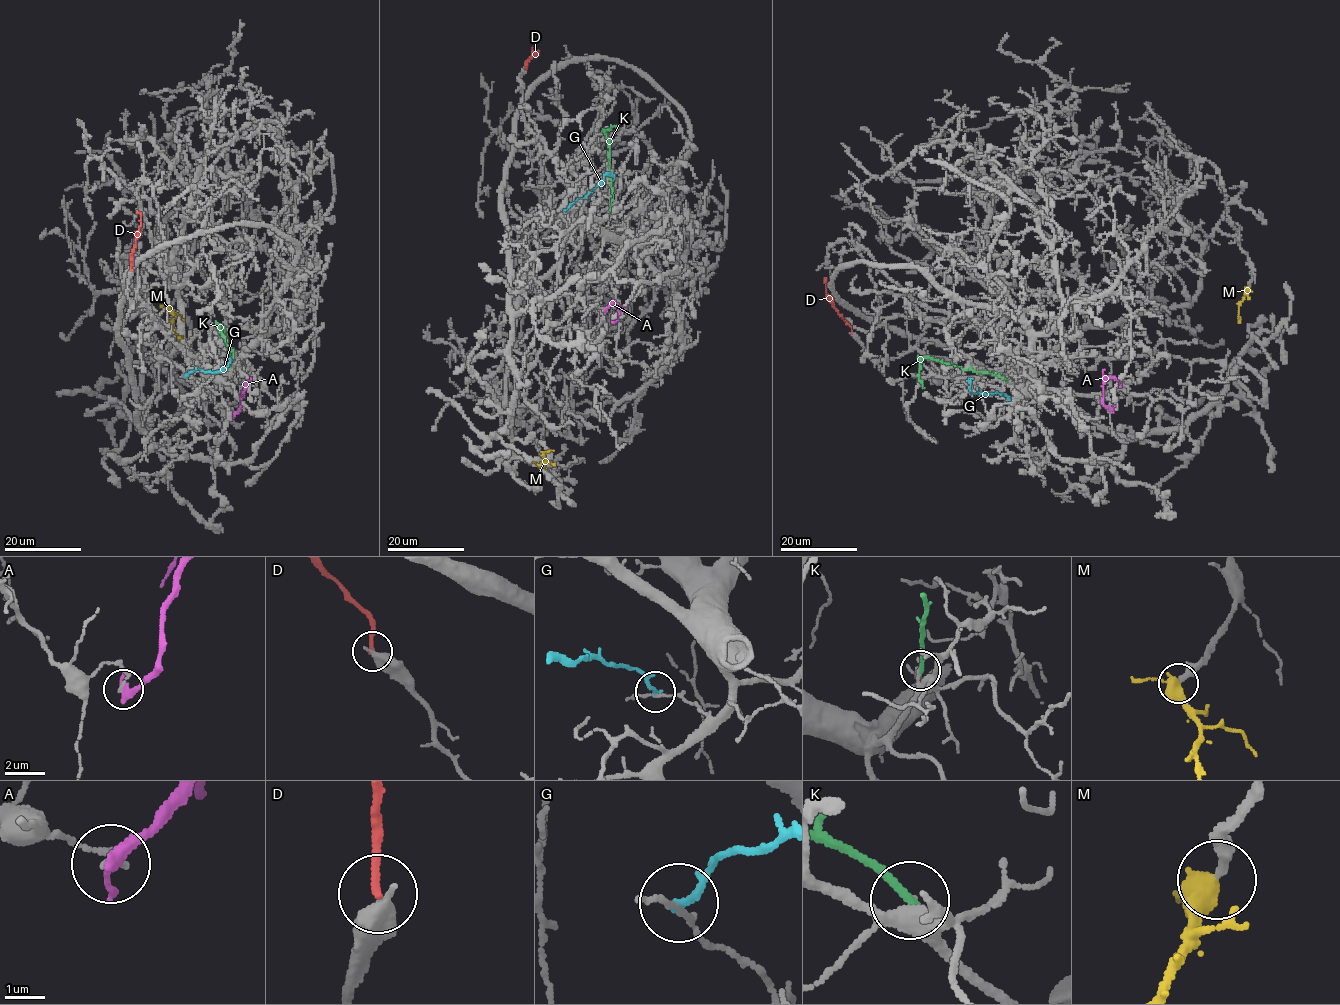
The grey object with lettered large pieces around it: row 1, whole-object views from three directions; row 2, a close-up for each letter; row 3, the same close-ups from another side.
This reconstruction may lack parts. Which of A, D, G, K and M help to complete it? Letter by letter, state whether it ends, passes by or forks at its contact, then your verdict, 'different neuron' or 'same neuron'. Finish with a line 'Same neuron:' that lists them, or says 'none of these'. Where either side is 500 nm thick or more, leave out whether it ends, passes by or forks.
A: it passes by | different neuron
D: different neuron
G: it ends | different neuron
K: it ends | different neuron
M: it passes by | same neuron
Same neuron: M

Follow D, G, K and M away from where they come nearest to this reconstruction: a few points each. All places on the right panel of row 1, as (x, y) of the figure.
D: (852, 334), (852, 327), (826, 293), (825, 278)
G: (1009, 399), (996, 392), (973, 394), (969, 379)
K: (1007, 382), (989, 372), (974, 372), (924, 358), (920, 362), (918, 376), (924, 387)
M: (1249, 287), (1237, 317)

